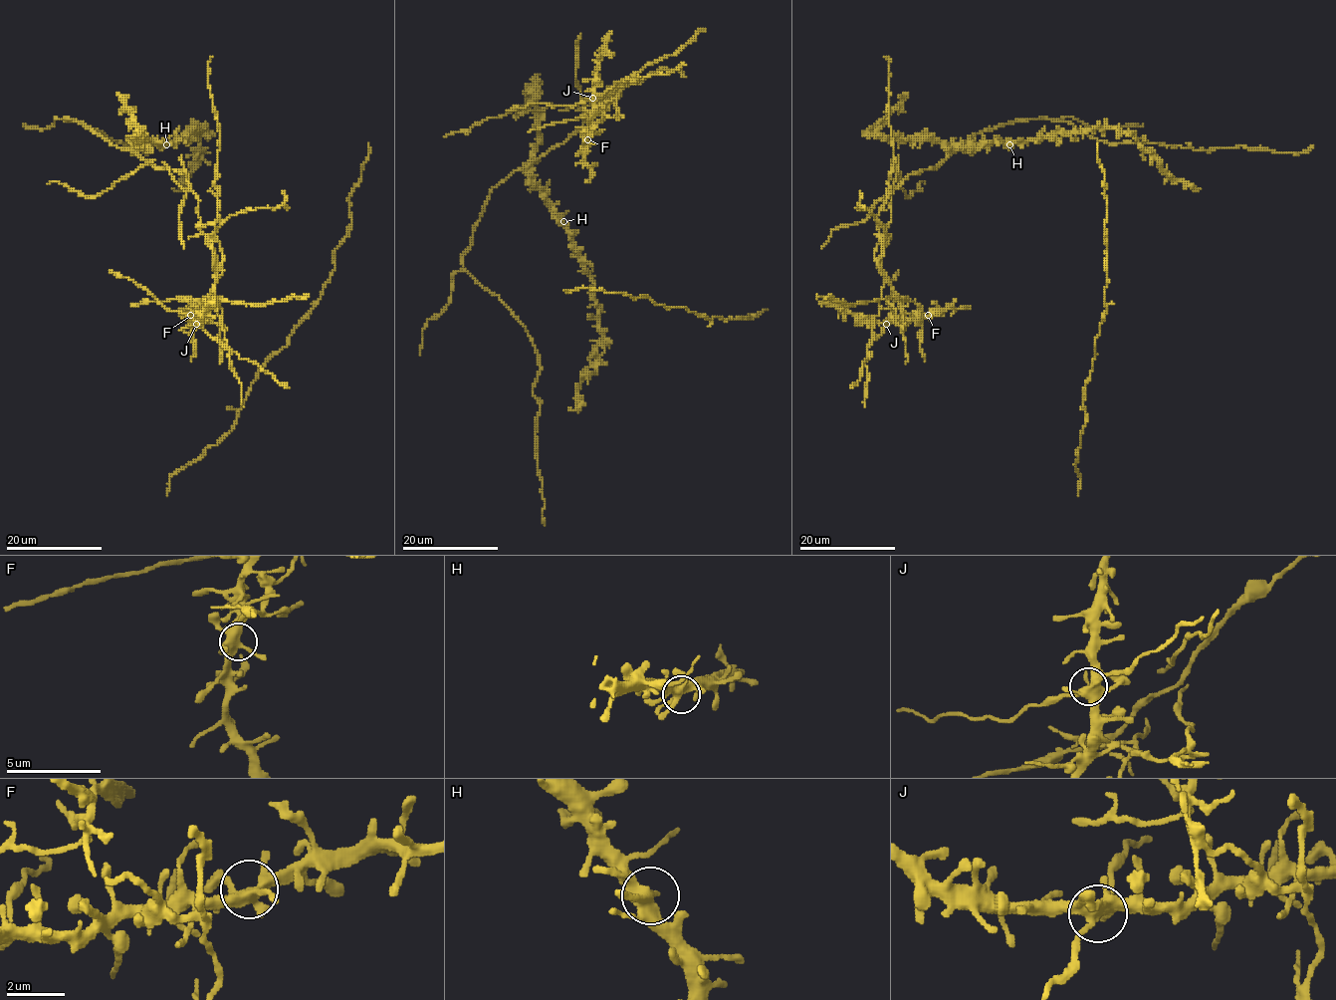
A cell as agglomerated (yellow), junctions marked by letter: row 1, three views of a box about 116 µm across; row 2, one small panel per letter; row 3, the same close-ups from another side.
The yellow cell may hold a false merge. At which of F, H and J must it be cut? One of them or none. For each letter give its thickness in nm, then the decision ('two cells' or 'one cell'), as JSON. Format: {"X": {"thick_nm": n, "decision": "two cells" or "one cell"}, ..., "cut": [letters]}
{"F": {"thick_nm": 400, "decision": "one cell"}, "H": {"thick_nm": 380, "decision": "one cell"}, "J": {"thick_nm": 420, "decision": "two cells"}, "cut": ["J"]}

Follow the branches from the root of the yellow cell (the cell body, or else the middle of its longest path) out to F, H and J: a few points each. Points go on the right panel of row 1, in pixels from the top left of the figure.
F: (1076, 131), (959, 146), (936, 167), (910, 174), (893, 189), (880, 265), (901, 311), (910, 318), (928, 315)
H: (1076, 131), (1058, 131), (1041, 138), (1013, 141), (1009, 144)
J: (1076, 131), (959, 146), (936, 167), (910, 174), (893, 189), (880, 265), (901, 311), (912, 317), (886, 324)

